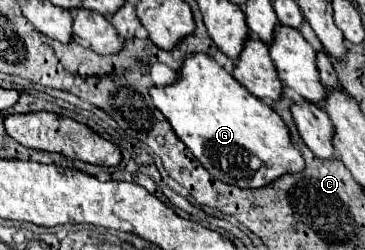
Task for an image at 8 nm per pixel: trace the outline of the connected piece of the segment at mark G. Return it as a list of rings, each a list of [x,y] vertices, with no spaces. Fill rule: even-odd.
[[[208,54],[188,56],[178,80],[170,86],[152,86],[150,96],[200,164],[226,184],[262,188],[284,174],[300,174],[304,170],[304,158],[292,146],[284,120],[270,104],[250,94]]]

